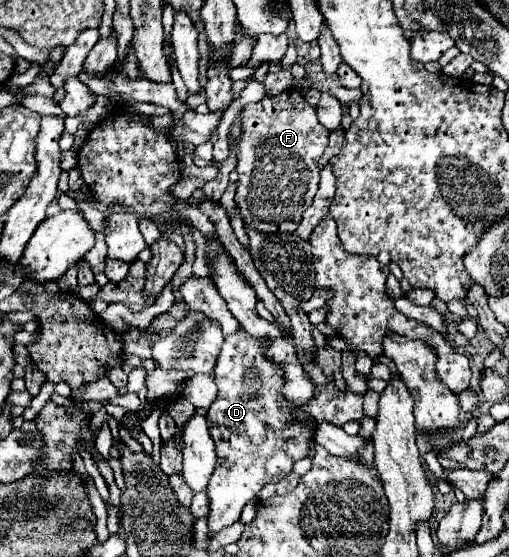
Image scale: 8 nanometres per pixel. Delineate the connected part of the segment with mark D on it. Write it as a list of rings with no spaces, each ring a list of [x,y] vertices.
[[[239,331],[225,339],[221,355],[217,357],[215,365],[215,383],[219,387],[217,399],[209,407],[207,423],[209,431],[213,435],[213,441],[217,445],[217,467],[215,473],[209,479],[207,487],[207,499],[209,499],[209,537],[219,533],[223,527],[233,525],[239,521],[243,507],[255,499],[255,495],[263,489],[267,483],[277,483],[283,477],[287,477],[293,469],[293,465],[303,459],[313,445],[313,423],[293,423],[293,417],[289,415],[289,409],[293,403],[281,399],[281,371],[261,355],[261,343],[257,339],[249,339],[245,331]]]

